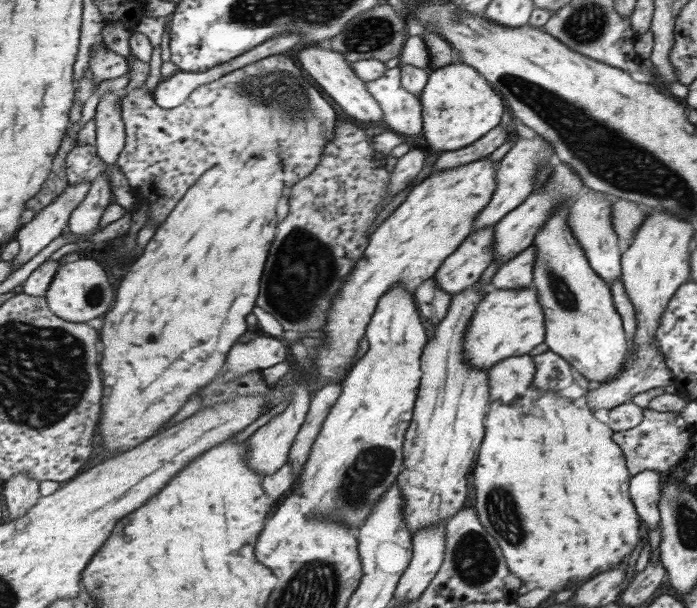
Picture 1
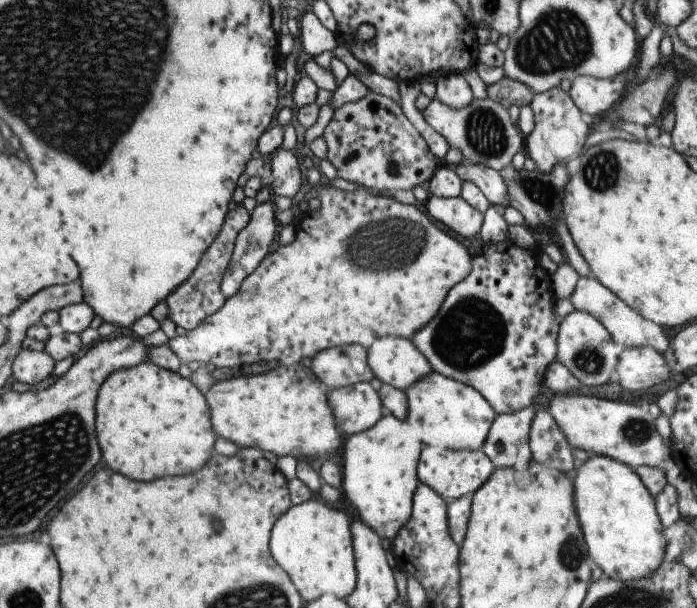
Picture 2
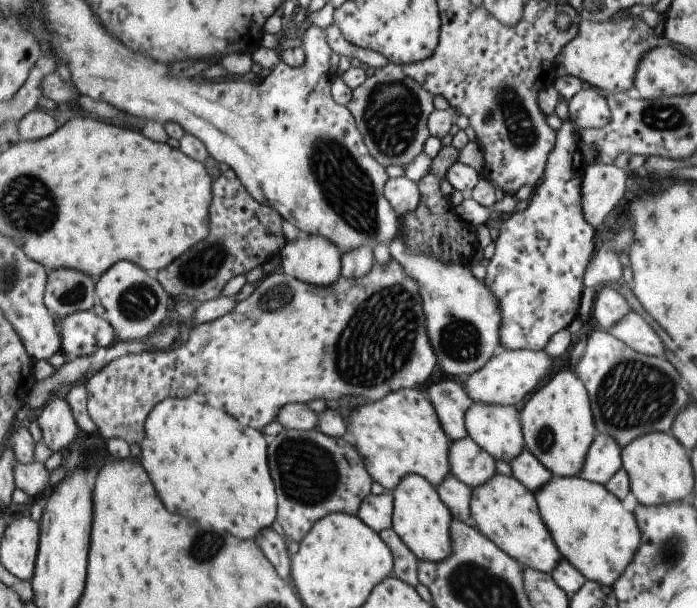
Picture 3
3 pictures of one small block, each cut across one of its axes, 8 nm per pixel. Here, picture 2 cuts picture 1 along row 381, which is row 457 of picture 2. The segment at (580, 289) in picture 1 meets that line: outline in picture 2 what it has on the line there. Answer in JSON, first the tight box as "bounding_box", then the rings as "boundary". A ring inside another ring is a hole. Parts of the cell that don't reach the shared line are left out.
{"bounding_box":[571,456,666,582],"boundary":[[[605,456],[589,457],[571,478],[575,480],[575,503],[592,566],[619,582],[651,578],[659,570],[666,549],[666,536],[653,497],[630,467]]]}

